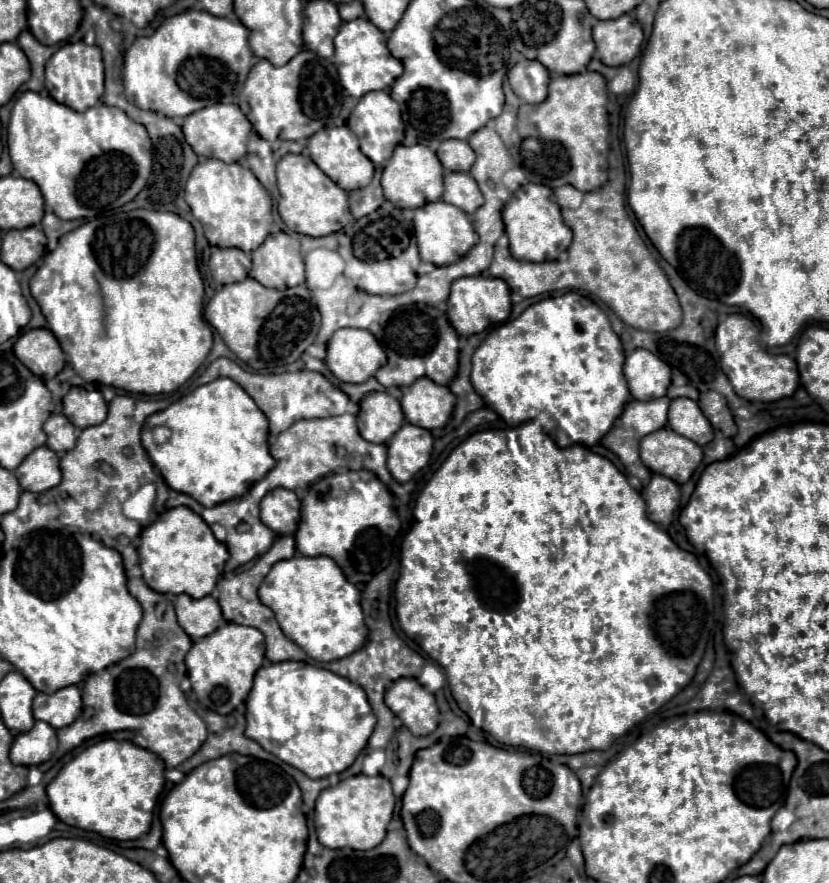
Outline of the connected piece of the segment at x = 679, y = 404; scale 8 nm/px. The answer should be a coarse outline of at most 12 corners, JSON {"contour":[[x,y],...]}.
{"contour":[[670,403],[668,427],[698,445],[712,441],[712,425],[698,403]]}

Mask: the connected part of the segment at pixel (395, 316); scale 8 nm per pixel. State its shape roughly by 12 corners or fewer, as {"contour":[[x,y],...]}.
{"contour":[[416,303],[384,327],[384,387],[420,377],[448,385],[458,333],[448,315]]}

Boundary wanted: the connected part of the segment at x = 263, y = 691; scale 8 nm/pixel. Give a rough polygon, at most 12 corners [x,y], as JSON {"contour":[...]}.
{"contour":[[300,661],[258,669],[246,735],[310,779],[376,725],[360,685]]}

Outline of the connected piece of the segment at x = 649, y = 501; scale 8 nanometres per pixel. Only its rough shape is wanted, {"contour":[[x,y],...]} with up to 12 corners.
{"contour":[[652,475],[642,489],[648,517],[668,527],[680,503],[678,483]]}

